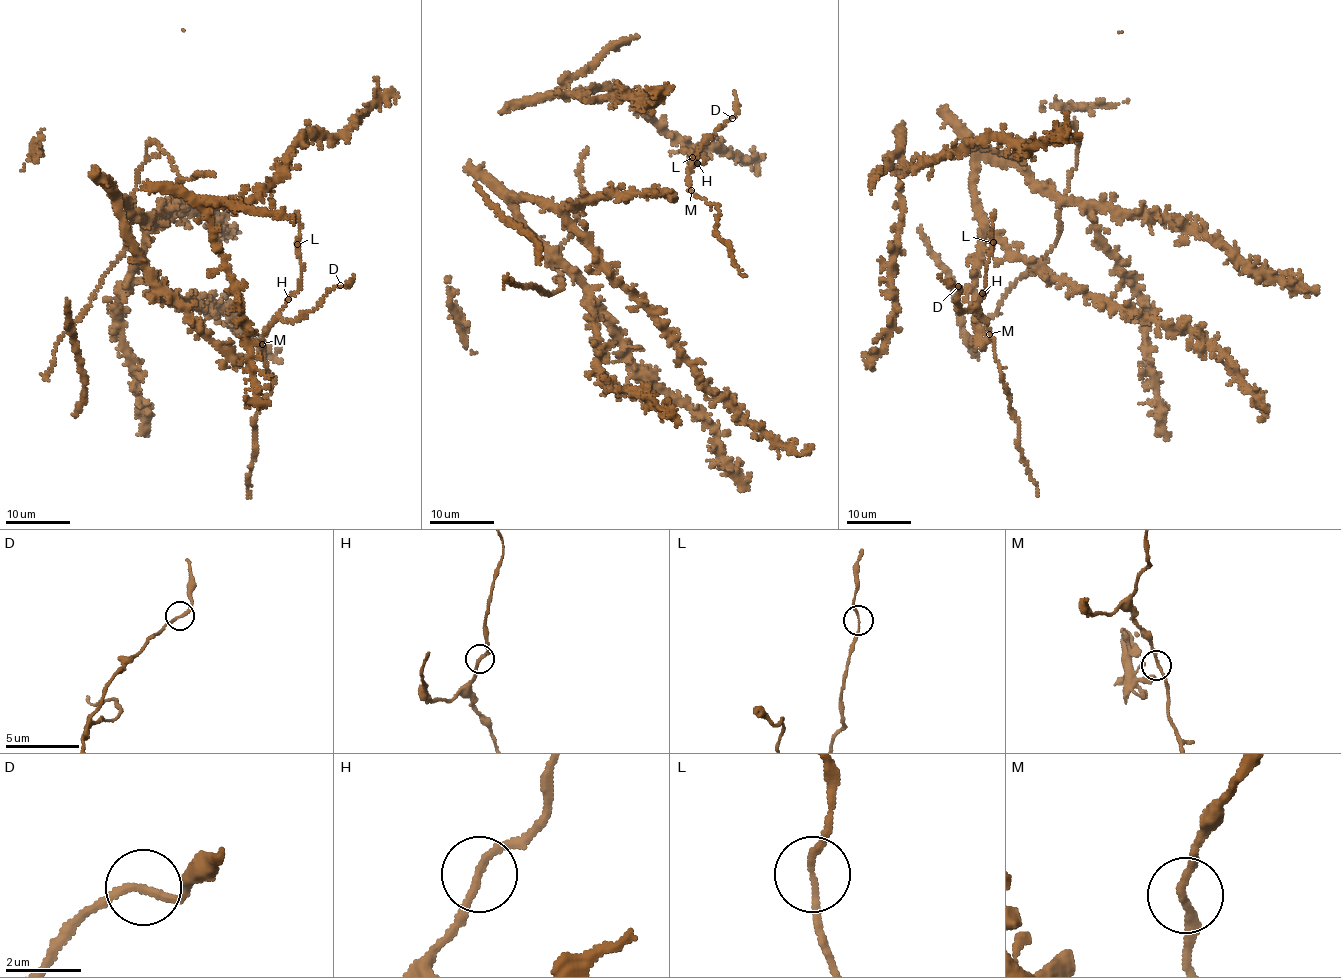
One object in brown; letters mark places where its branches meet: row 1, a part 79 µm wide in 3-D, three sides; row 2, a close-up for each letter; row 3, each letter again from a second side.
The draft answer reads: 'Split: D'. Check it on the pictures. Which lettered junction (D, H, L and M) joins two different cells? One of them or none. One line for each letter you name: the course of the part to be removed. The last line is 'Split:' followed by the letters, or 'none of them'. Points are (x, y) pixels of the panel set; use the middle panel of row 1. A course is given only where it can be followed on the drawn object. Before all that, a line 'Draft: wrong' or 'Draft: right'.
Draft: wrong
Split: none of them

